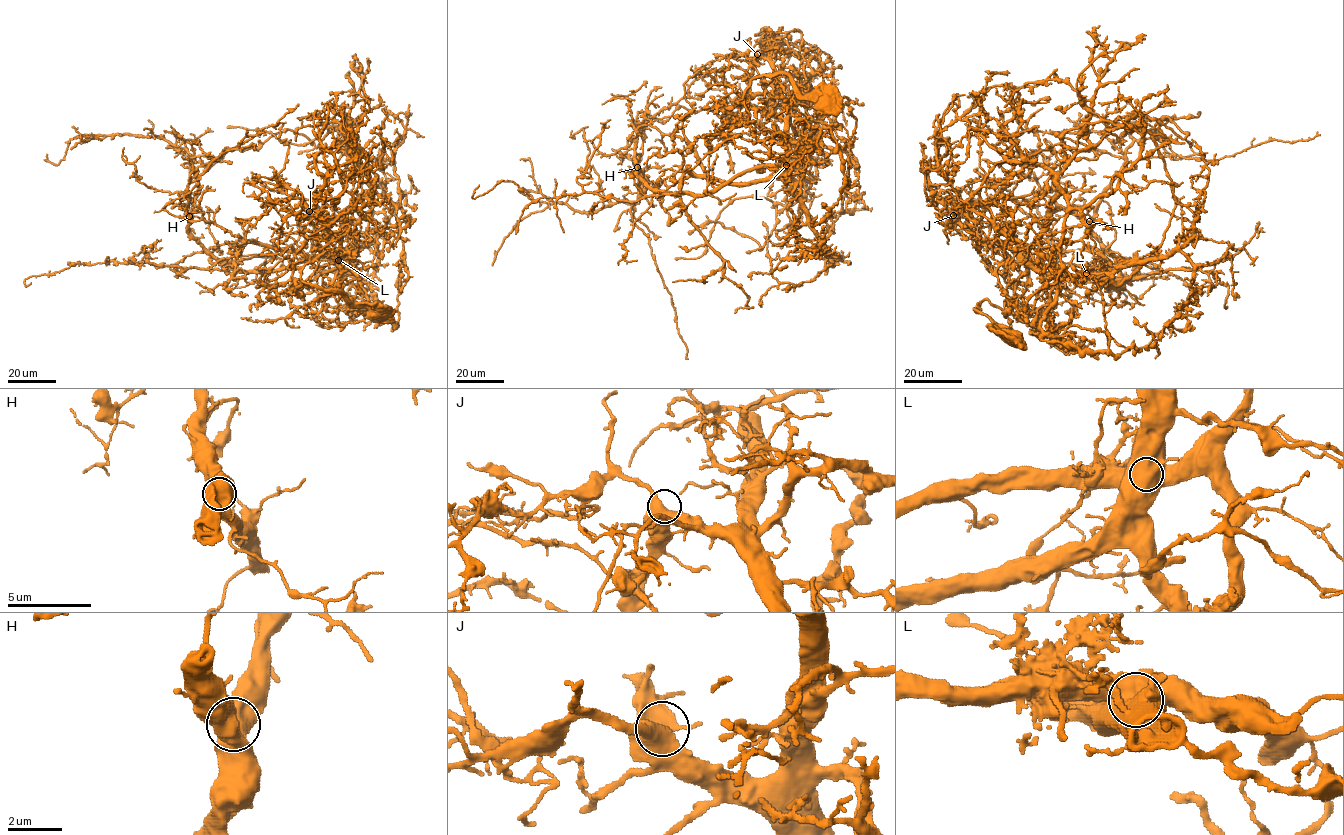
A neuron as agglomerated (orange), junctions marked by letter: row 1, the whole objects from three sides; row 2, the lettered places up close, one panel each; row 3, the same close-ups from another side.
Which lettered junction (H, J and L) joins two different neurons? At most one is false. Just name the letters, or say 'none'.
L

